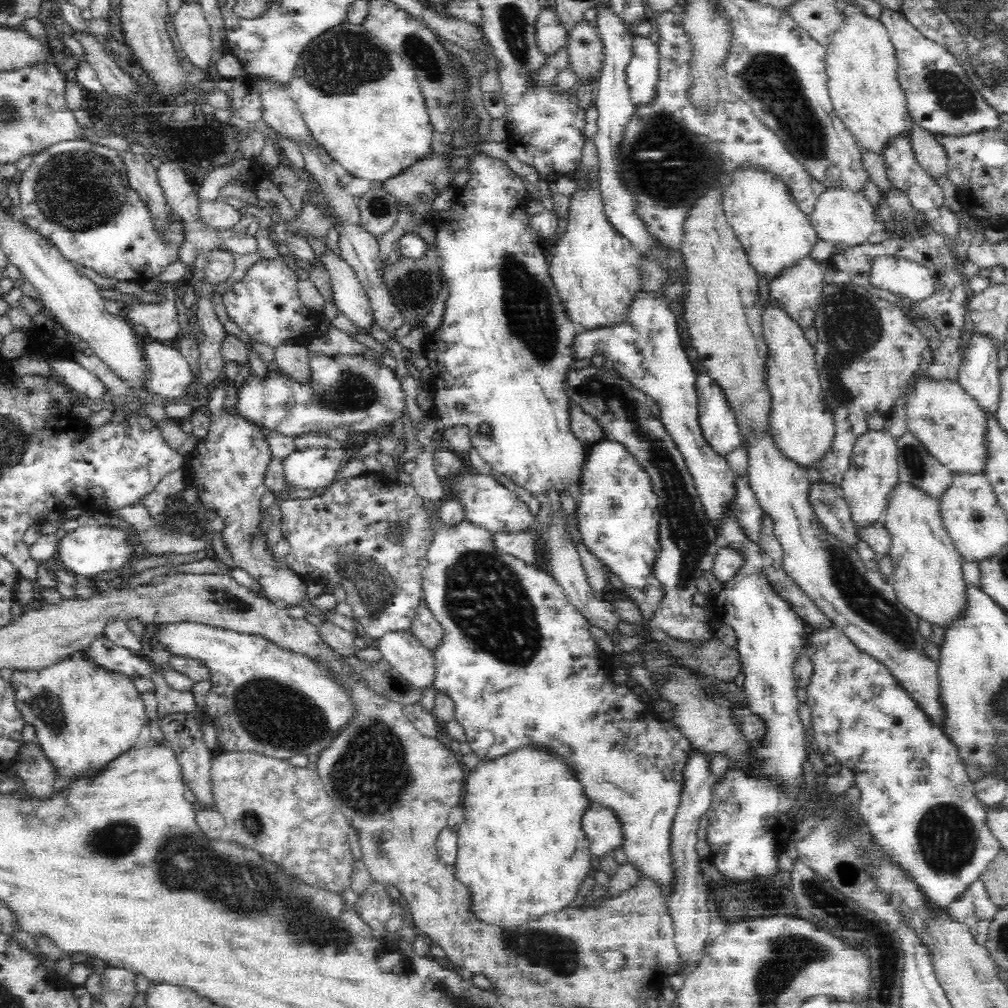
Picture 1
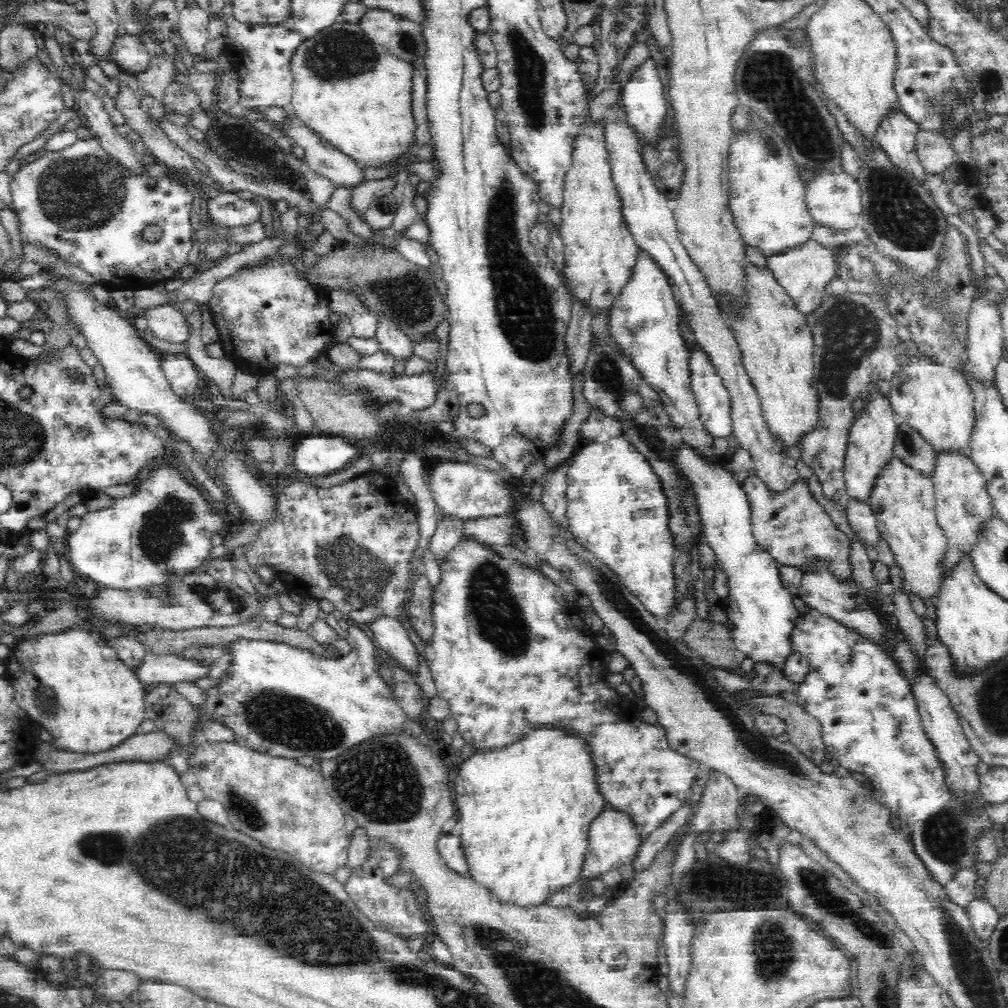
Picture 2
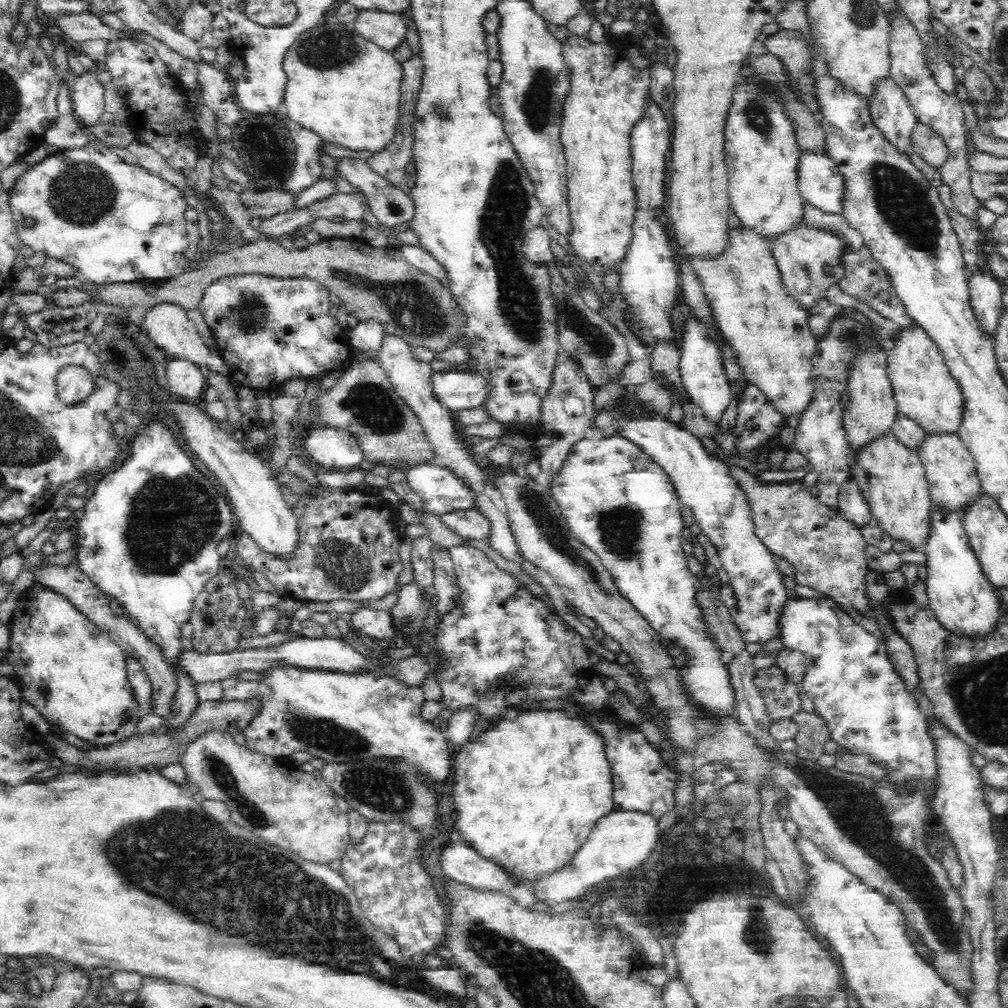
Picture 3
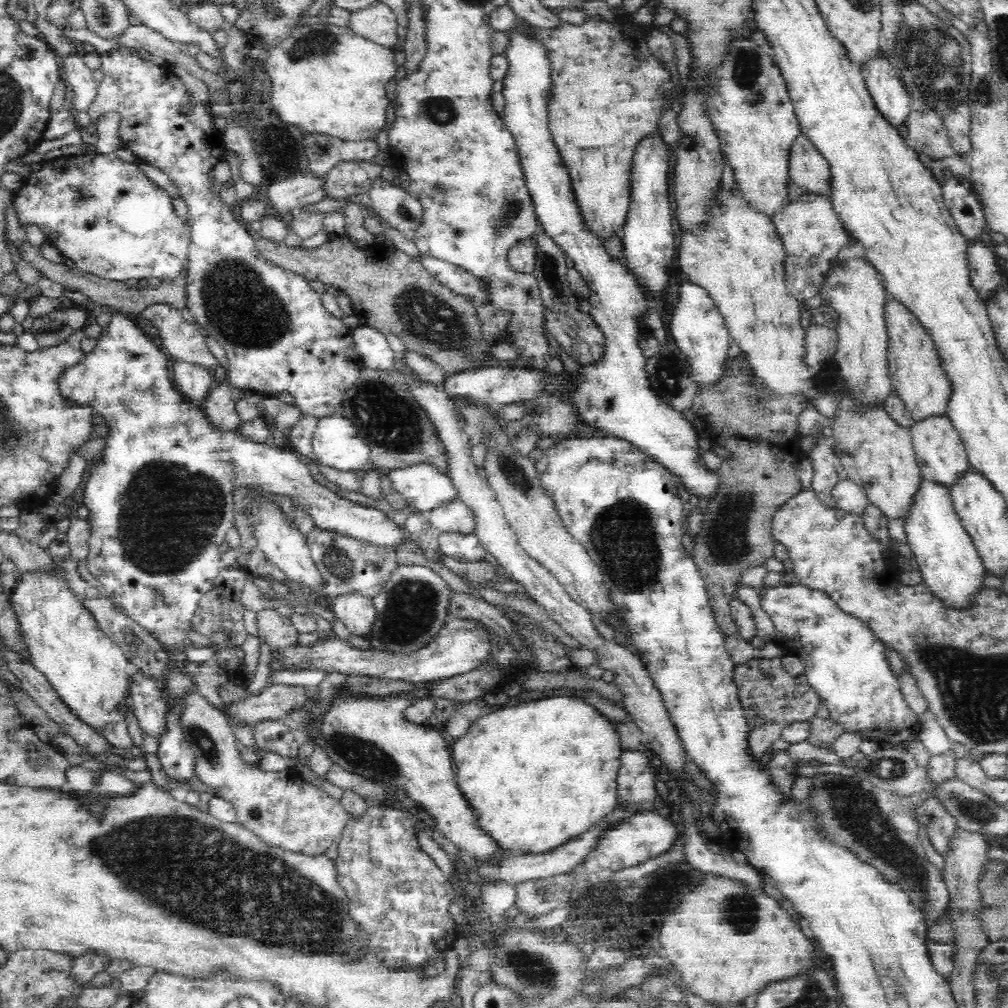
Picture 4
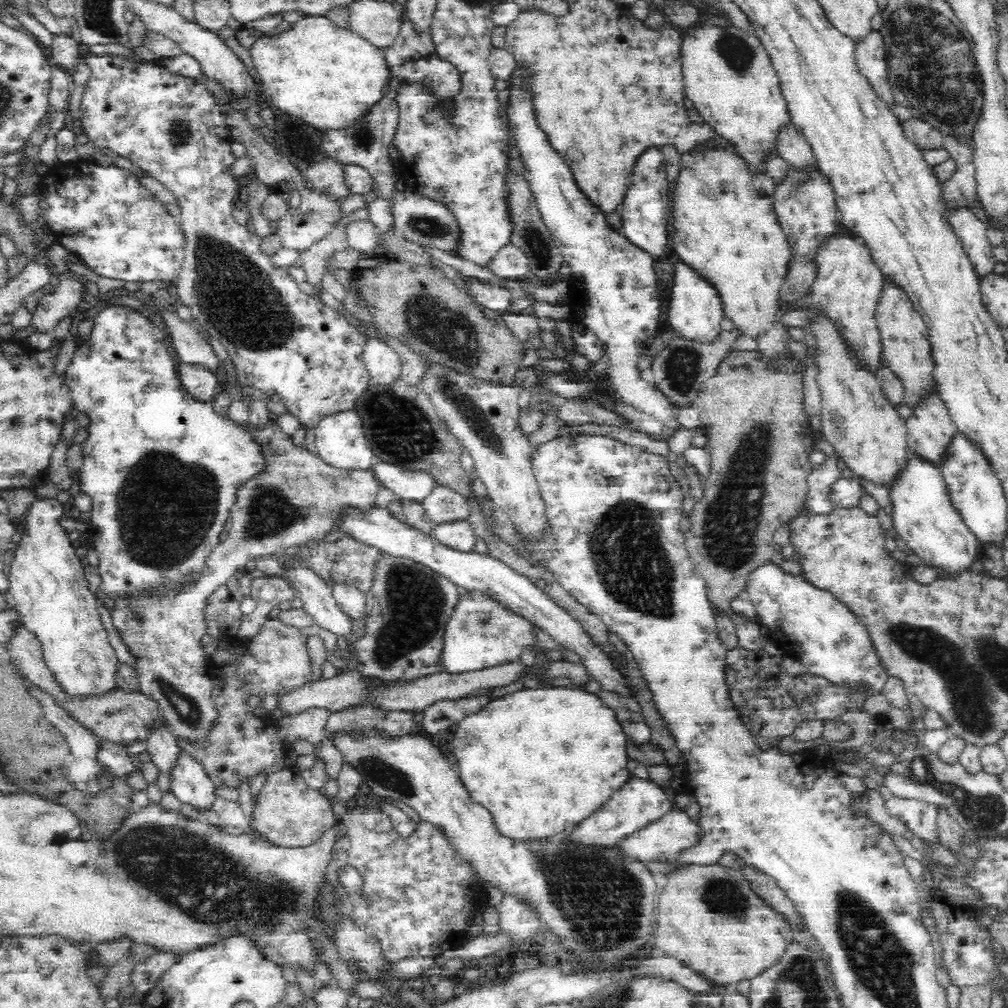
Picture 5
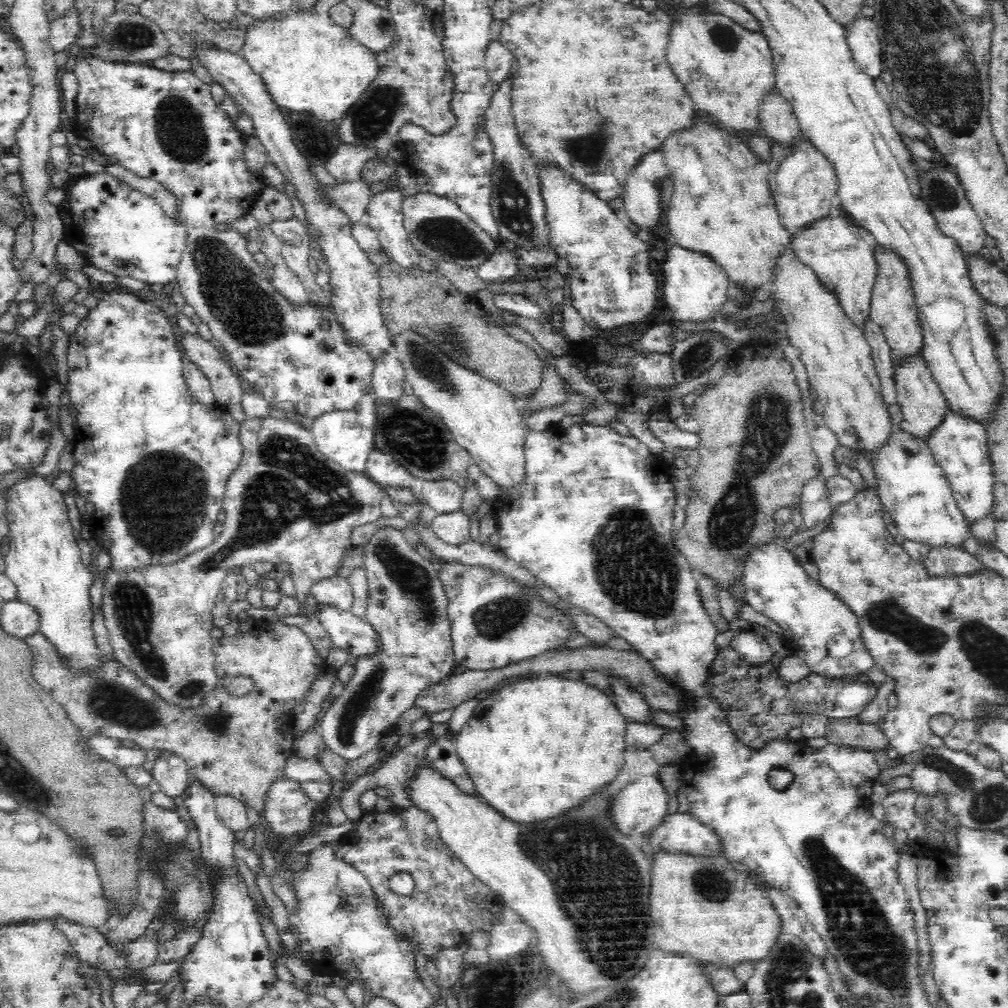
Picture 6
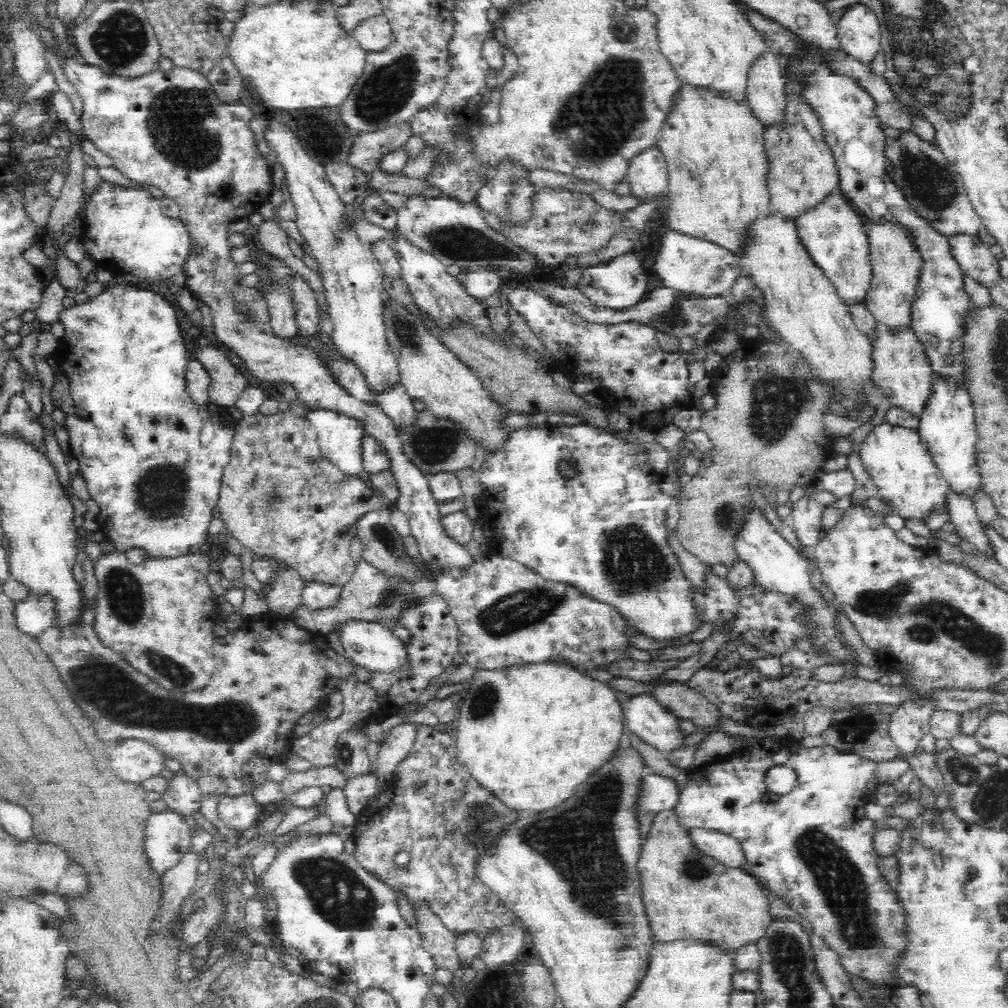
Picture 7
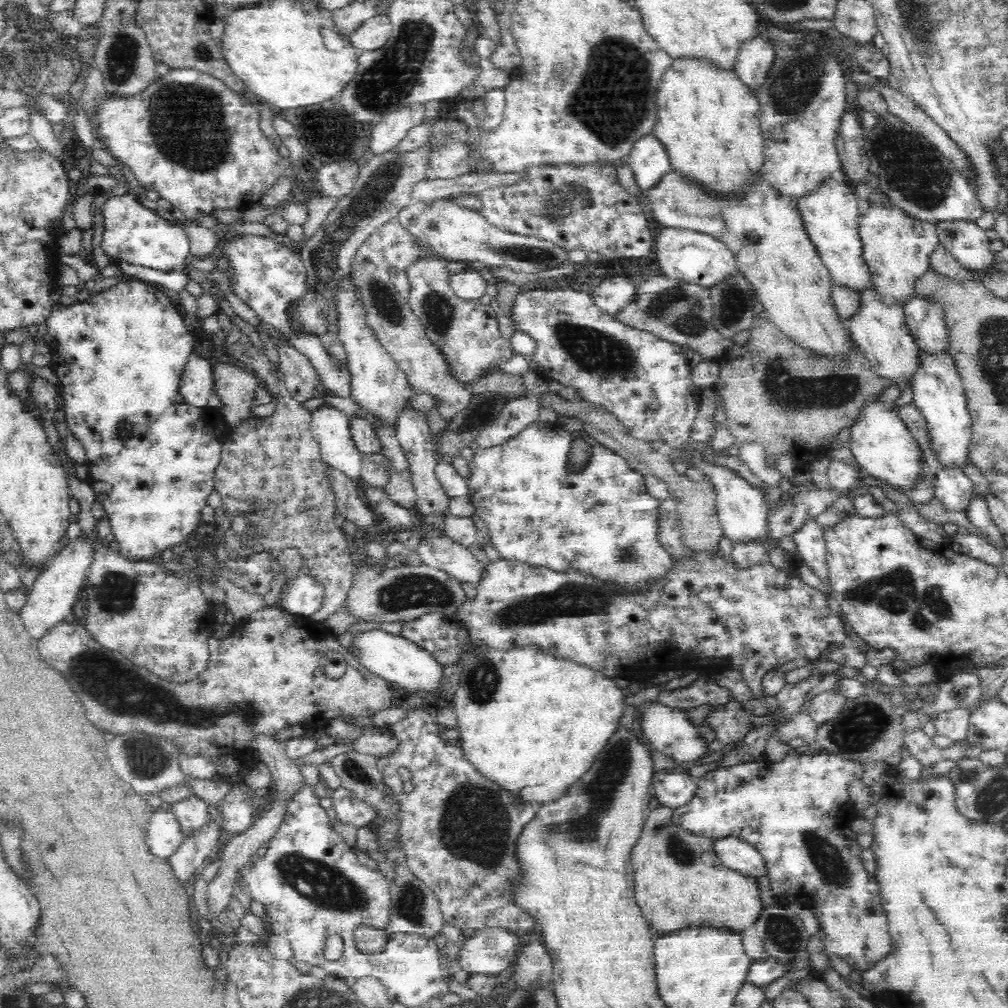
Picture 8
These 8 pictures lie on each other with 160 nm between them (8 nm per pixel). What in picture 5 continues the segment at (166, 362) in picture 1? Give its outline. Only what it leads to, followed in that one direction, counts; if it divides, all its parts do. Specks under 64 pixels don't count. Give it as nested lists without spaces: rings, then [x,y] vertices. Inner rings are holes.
[[[180,363],[178,378],[186,393],[199,402],[211,402],[221,390],[221,378],[200,365]]]

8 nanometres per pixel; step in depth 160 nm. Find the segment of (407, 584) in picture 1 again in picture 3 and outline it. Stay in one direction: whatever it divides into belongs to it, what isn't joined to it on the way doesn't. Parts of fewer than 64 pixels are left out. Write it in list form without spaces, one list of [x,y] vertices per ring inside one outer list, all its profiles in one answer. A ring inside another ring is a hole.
[[[313,487],[314,500],[301,500],[294,504],[292,512],[298,517],[299,546],[294,562],[282,562],[273,557],[269,552],[261,550],[256,542],[253,542],[244,532],[239,534],[239,542],[236,545],[239,558],[246,564],[250,564],[254,570],[262,572],[268,582],[284,596],[306,602],[332,602],[332,600],[378,600],[384,598],[386,594],[393,592],[398,584],[398,576],[402,572],[403,565],[400,561],[400,538],[399,534],[393,530],[390,503],[381,495],[360,494],[353,489],[331,489],[325,487]],[[372,526],[378,528],[378,536],[368,542],[364,528]]]

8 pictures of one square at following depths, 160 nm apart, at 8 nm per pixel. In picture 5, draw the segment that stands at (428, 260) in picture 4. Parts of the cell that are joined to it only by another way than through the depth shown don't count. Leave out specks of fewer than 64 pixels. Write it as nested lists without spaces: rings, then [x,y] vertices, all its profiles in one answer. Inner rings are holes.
[[[466,277],[467,291],[471,294],[473,303],[496,312],[508,312],[512,306],[512,290],[497,285],[485,283],[475,277]]]

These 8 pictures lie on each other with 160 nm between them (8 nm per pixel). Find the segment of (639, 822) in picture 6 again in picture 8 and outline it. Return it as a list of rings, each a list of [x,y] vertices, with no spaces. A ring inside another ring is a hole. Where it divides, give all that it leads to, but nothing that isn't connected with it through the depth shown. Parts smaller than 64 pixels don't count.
[[[668,768],[656,771],[652,794],[664,806],[676,809],[688,804],[698,788],[700,778],[690,776],[684,768]]]

